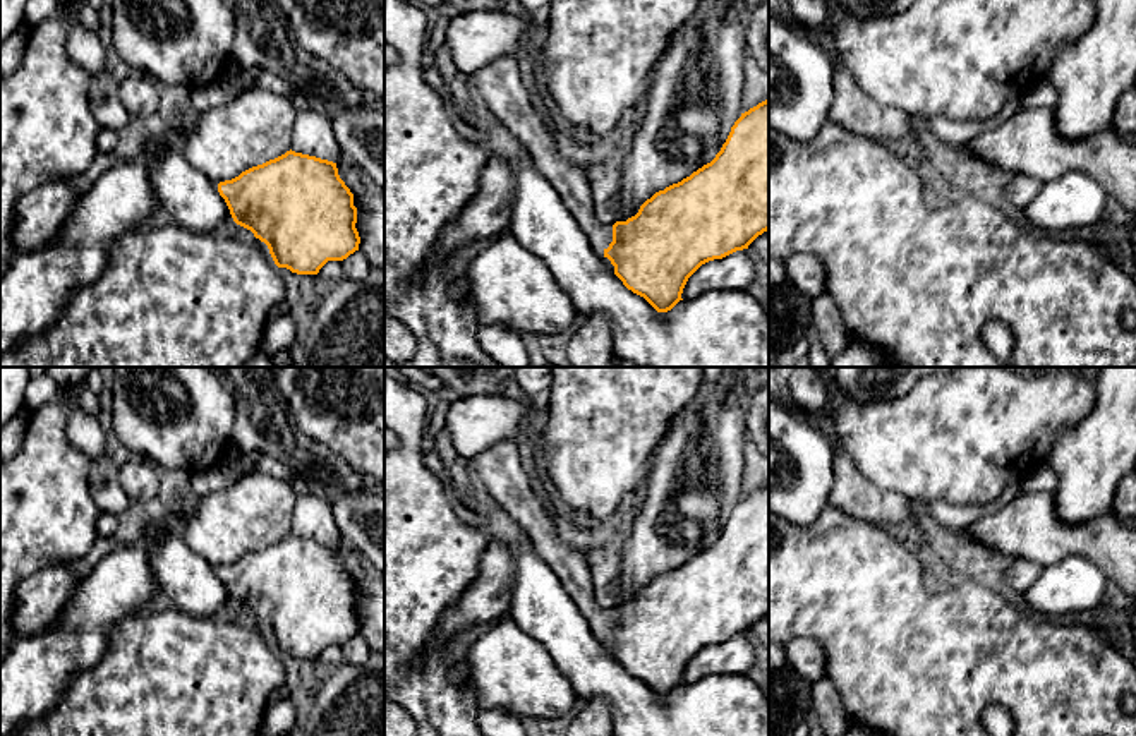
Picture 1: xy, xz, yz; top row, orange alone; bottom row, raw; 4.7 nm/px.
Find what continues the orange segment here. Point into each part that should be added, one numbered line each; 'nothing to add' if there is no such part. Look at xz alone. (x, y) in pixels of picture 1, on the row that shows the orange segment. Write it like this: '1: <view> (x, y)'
1: xz (498, 88)

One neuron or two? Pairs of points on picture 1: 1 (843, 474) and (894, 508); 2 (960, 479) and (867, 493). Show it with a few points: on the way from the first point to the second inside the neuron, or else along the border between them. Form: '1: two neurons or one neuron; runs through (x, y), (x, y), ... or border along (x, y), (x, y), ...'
1: one neuron; runs through (855, 486), (874, 505), (882, 508)
2: two neurons; border along (855, 462), (882, 489), (900, 491), (918, 506)

